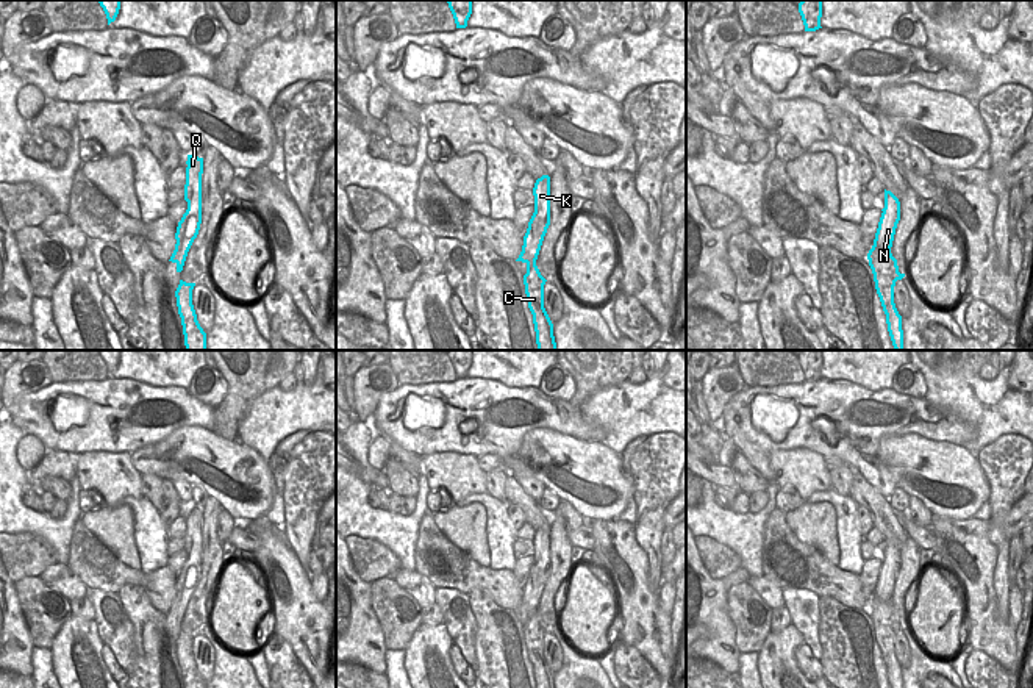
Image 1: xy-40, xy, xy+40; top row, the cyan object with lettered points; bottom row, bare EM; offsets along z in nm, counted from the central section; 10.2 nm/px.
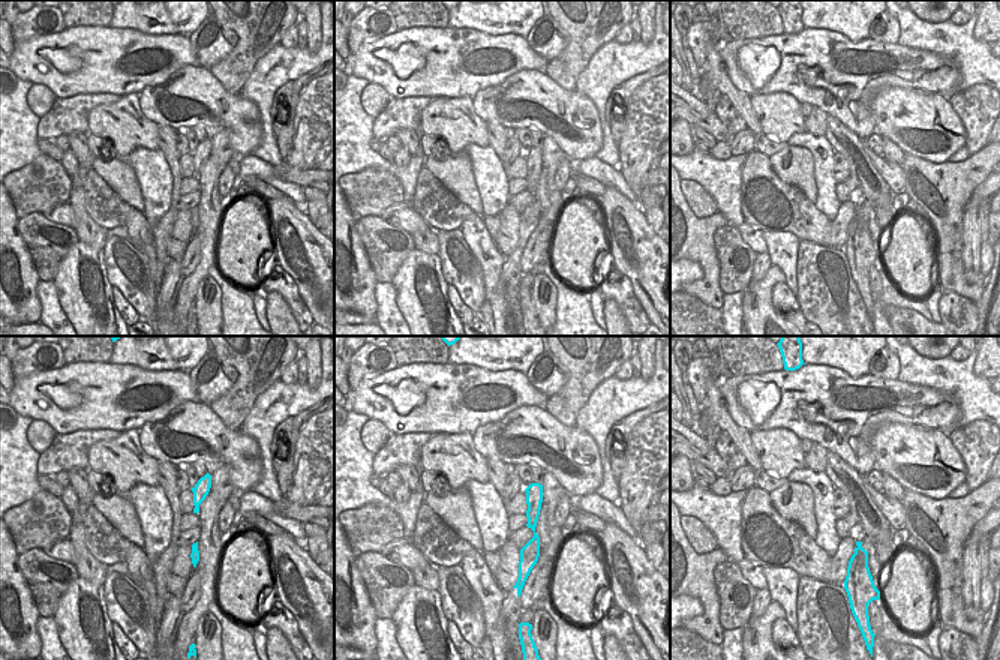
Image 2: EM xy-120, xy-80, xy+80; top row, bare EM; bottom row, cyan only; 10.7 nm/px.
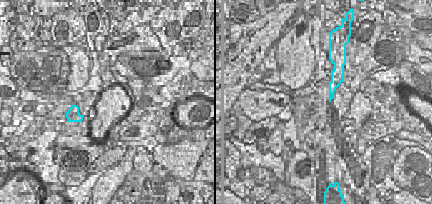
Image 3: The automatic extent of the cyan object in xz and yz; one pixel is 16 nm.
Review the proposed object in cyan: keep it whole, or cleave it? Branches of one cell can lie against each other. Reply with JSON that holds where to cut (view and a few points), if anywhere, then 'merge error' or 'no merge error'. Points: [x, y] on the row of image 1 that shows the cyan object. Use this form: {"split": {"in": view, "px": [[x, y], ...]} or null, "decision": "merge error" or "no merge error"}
{"split": {"in": "xy+40", "px": [[872, 246], [890, 250]]}, "decision": "merge error"}

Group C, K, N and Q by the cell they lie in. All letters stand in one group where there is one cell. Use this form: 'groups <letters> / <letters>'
groups C / K N Q

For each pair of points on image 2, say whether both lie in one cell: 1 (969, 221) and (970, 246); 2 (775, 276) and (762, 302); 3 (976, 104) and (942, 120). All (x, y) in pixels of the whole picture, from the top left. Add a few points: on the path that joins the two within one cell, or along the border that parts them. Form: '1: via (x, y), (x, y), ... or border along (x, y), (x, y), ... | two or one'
1: via (970, 227), (970, 240) | one
2: via (769, 282), (762, 290), (762, 296) | one
3: border along (946, 98), (963, 125), (964, 146) | two

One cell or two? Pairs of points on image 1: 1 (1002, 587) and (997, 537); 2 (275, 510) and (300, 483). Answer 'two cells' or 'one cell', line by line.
1: one cell
2: two cells

